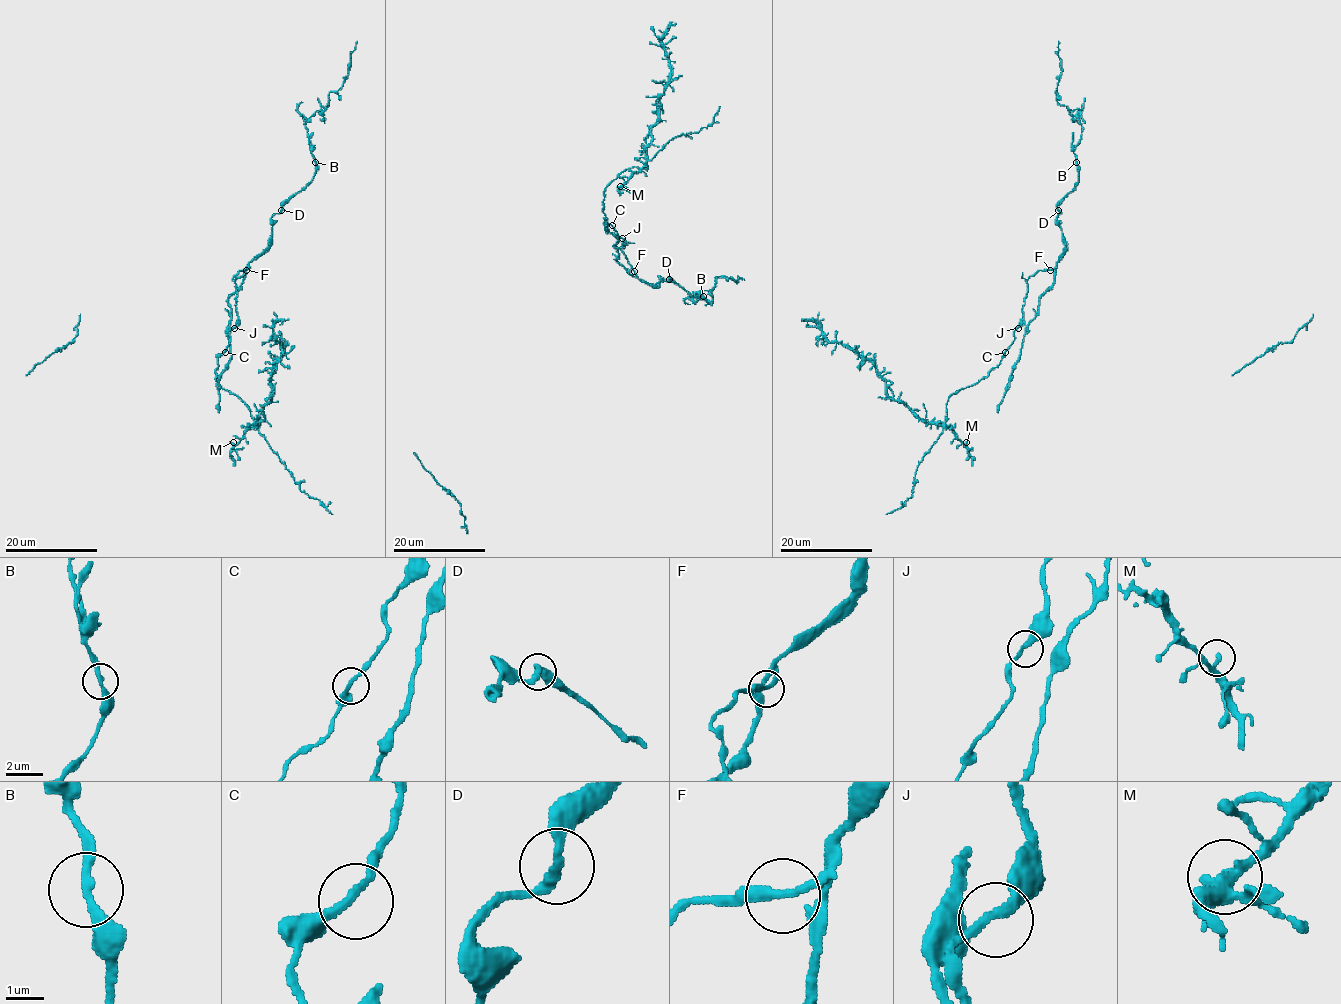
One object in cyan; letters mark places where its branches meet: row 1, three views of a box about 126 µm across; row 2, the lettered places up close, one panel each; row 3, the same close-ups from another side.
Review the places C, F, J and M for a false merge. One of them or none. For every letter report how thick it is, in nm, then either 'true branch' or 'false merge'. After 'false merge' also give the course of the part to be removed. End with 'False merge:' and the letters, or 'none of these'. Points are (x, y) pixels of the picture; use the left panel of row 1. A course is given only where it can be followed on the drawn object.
C: 190 nm | true branch
F: 220 nm | false merge | (247, 270), (268, 246), (271, 218), (312, 180), (315, 168), (305, 123), (339, 88), (357, 41)
J: 220 nm | true branch
M: 220 nm | true branch
False merge: F

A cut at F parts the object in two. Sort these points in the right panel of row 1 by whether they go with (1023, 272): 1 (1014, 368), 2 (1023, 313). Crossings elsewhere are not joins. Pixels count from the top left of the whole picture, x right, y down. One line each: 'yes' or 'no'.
1: no
2: yes

